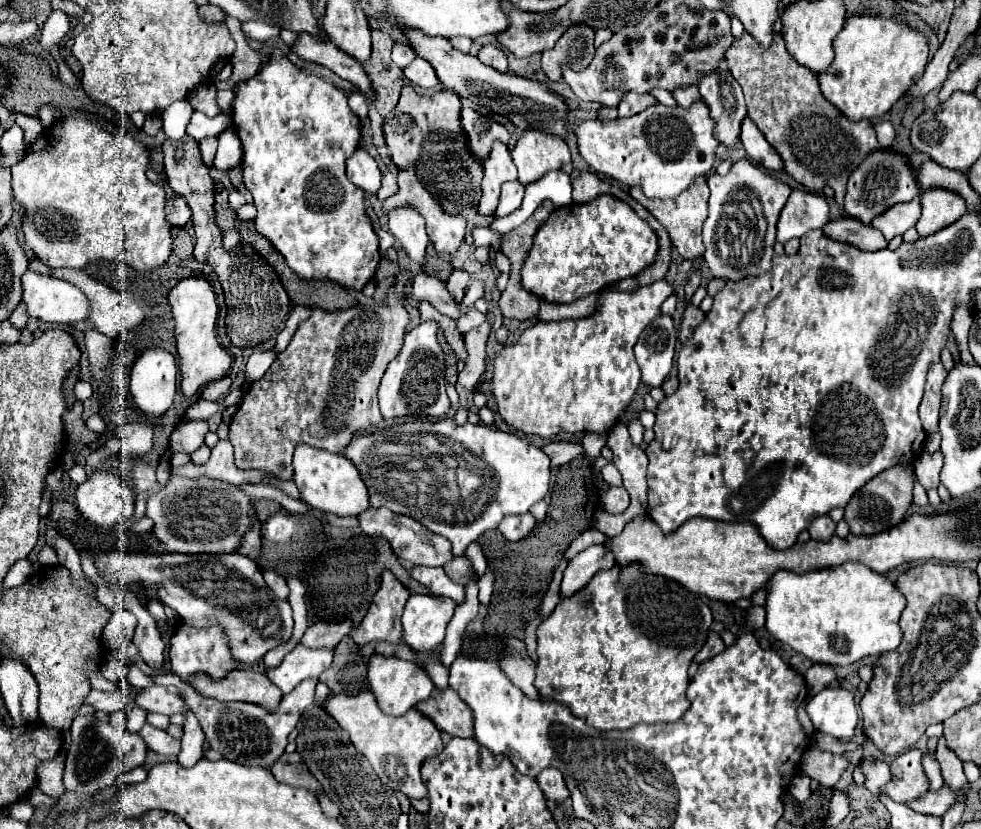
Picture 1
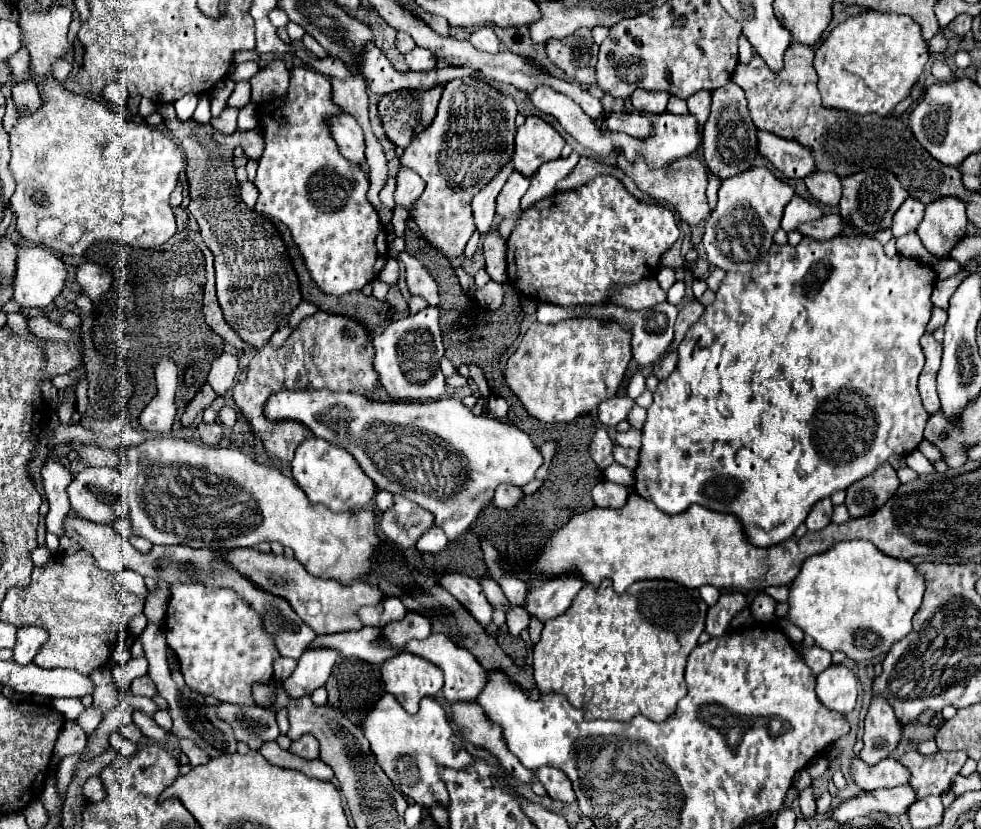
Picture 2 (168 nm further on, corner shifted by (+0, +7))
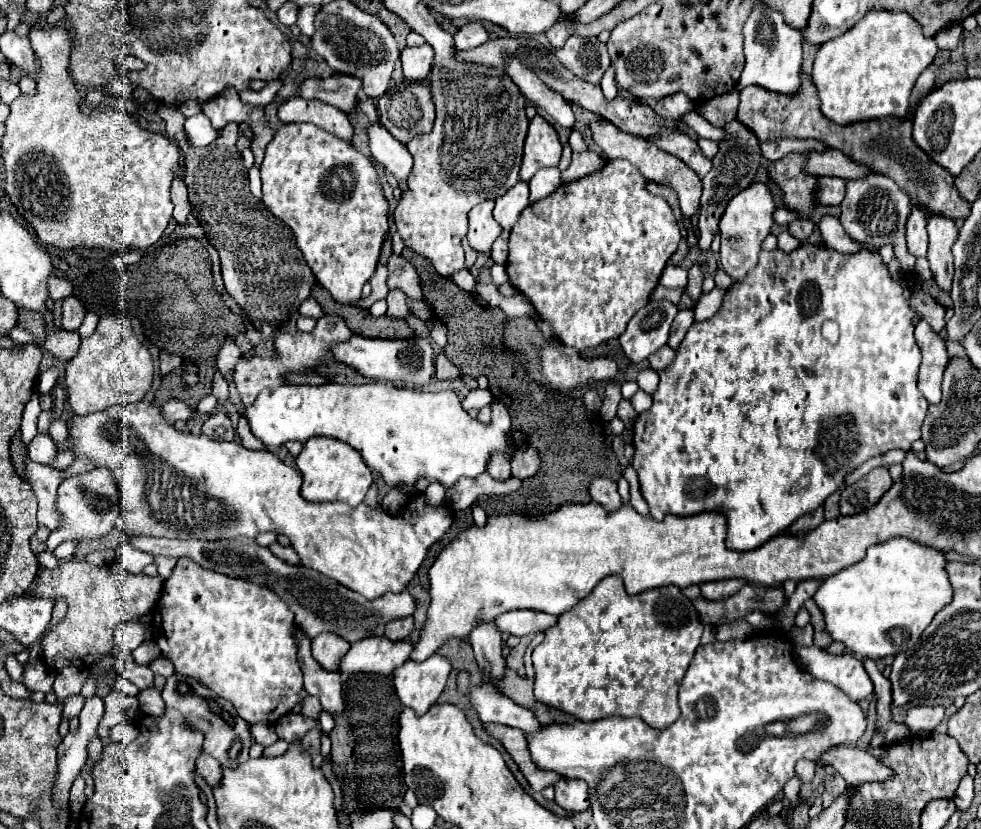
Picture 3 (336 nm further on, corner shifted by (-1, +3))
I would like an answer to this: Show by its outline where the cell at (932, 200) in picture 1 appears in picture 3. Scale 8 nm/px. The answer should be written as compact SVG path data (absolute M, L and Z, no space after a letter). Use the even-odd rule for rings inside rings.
M932 216L928 220L928 236L930 236L928 260L930 260L932 276L944 292L950 292L952 276L954 276L954 264L952 264L950 248L958 236L958 228L956 228L954 220L950 220L950 218Z

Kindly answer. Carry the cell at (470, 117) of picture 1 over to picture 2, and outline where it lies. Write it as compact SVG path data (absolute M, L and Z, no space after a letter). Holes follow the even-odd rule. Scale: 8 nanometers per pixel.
M465 78L461 82L447 82L433 124L413 138L413 142L403 152L403 160L399 160L403 168L411 168L427 184L423 196L417 200L413 220L423 230L425 240L449 258L463 254L463 248L475 230L471 216L471 198L499 172L503 164L511 160L515 138L515 116L517 116L515 102L509 96L499 94L493 86L485 82L475 82L473 78Z

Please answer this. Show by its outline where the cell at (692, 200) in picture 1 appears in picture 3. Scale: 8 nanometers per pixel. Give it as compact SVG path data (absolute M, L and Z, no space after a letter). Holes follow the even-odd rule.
M604 118L592 120L592 122L590 122L590 130L592 130L594 142L602 148L602 152L604 152L606 158L610 158L610 160L614 160L614 158L626 158L626 160L630 160L630 162L642 172L642 176L644 176L646 180L672 186L672 188L678 192L678 200L680 200L680 208L682 208L682 214L684 214L684 216L692 216L692 214L698 212L700 194L702 194L702 182L700 182L698 174L696 174L692 168L688 168L680 158L664 152L662 148L658 148L658 146L652 144L650 140L624 134L622 130L618 130L612 122L608 122L608 120L604 120Z

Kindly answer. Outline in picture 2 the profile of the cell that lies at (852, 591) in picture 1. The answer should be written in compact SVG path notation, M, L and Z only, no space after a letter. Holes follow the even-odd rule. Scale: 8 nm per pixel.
M839 542L835 548L815 554L803 562L797 578L789 586L789 610L785 620L801 628L803 634L811 636L819 648L829 652L841 650L847 658L861 662L879 654L887 654L893 642L899 642L911 632L911 618L921 606L923 592L923 576L915 572L913 564L879 552L879 548L875 548L871 542Z

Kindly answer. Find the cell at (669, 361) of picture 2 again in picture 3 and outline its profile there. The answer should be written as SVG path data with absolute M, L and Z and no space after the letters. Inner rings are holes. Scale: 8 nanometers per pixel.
M664 346L664 348L656 350L656 352L648 358L648 362L650 362L650 366L652 366L654 370L660 370L660 368L670 366L670 364L672 364L672 360L674 360L674 356L676 356L676 352L674 352L672 348Z

